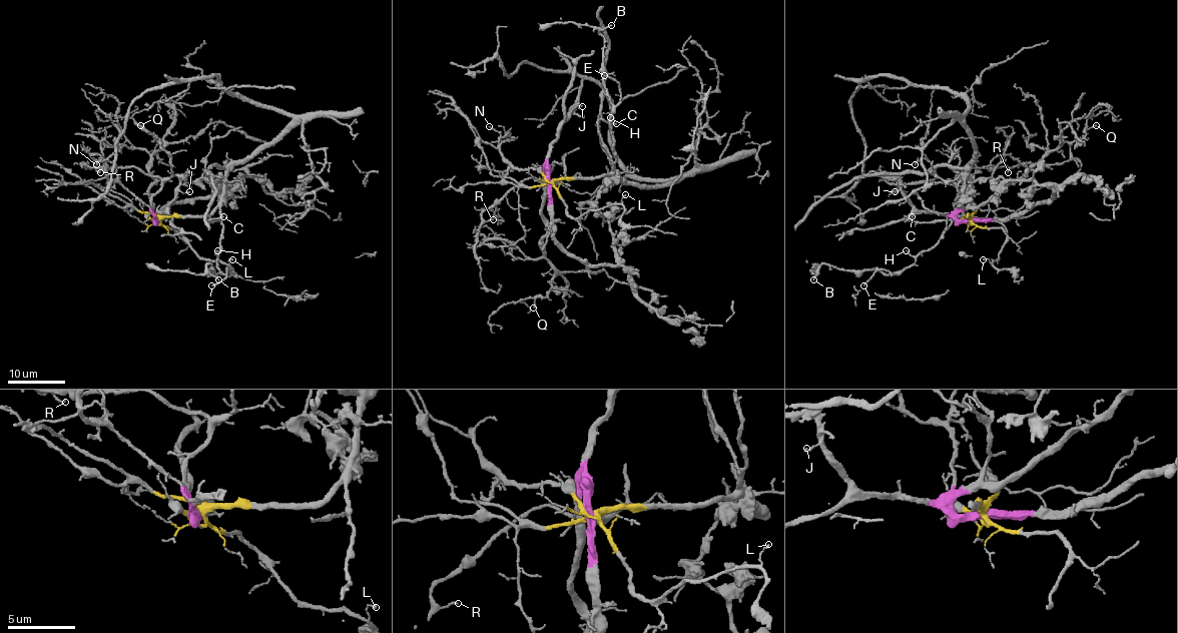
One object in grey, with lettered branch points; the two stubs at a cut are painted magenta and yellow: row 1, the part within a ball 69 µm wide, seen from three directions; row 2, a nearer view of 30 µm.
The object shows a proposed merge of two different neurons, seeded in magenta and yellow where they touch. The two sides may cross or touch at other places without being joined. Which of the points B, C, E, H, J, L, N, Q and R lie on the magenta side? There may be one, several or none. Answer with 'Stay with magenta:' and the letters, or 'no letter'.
Stay with magenta: J, N, Q, R

